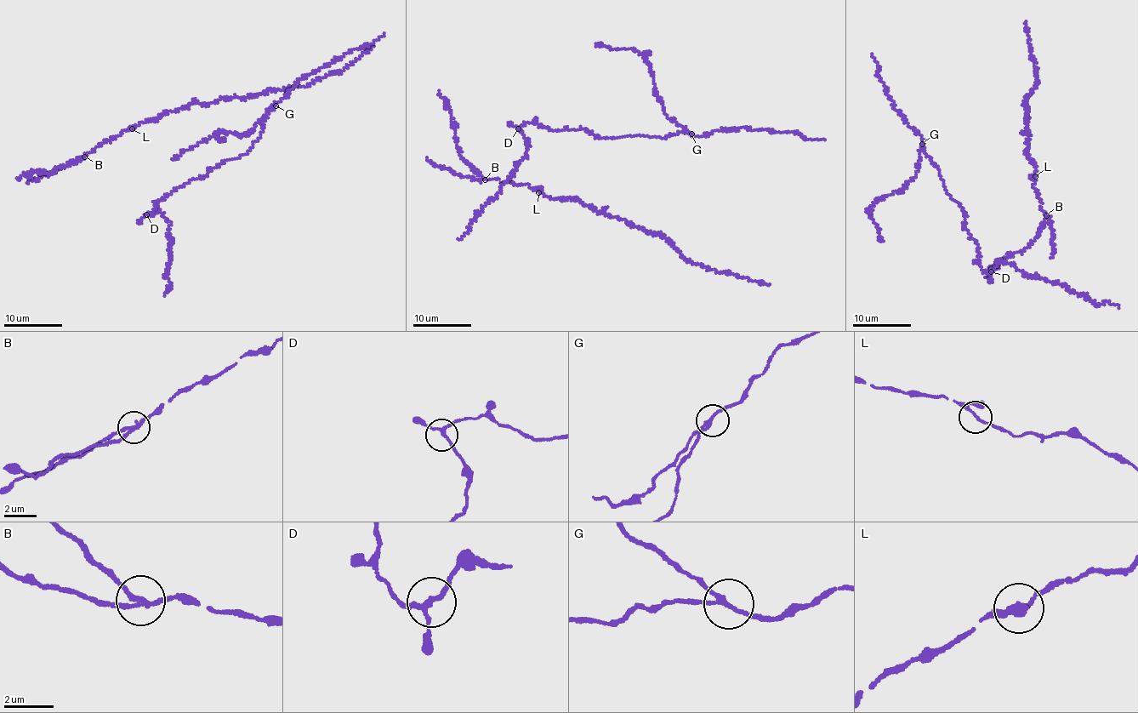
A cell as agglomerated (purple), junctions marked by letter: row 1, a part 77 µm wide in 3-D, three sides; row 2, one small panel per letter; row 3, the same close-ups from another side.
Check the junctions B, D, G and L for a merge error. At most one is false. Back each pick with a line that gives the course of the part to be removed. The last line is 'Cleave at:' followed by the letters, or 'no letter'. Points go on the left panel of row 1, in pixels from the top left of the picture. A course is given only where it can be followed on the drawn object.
B: foreign part runs (84, 157), (56, 168), (48, 174), (32, 170), (18, 179)
Cleave at: B

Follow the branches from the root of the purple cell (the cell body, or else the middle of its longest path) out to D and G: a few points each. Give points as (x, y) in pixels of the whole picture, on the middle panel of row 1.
D: (526, 143), (524, 134), (518, 128)
G: (526, 143), (520, 127), (533, 122), (551, 129), (582, 128), (608, 139), (691, 134)

